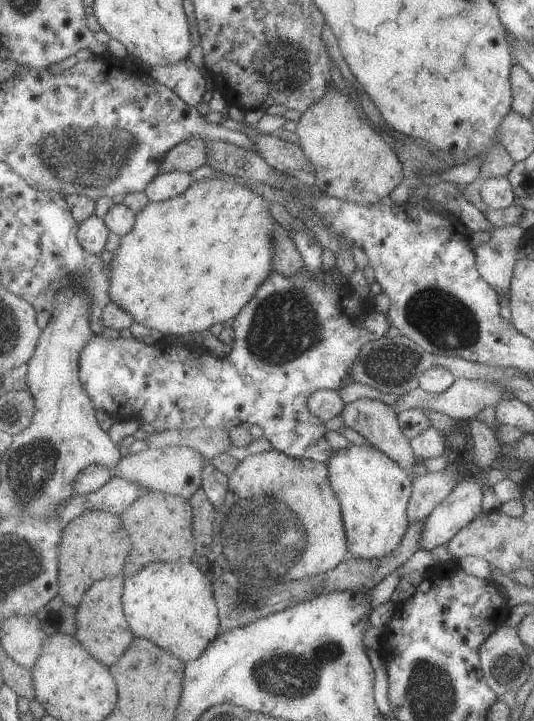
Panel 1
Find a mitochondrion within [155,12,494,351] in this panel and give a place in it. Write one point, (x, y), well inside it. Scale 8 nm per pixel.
(280, 70)

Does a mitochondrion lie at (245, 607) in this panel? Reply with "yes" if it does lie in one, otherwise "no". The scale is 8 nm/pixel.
yes

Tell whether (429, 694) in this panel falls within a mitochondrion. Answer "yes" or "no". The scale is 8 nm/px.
yes

